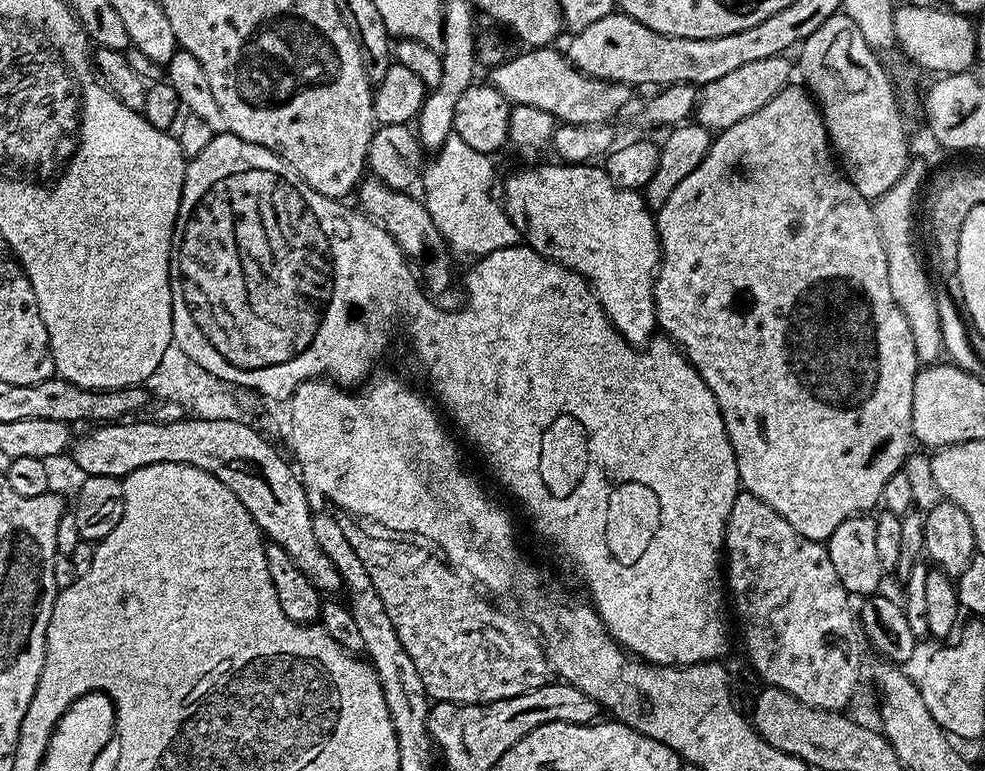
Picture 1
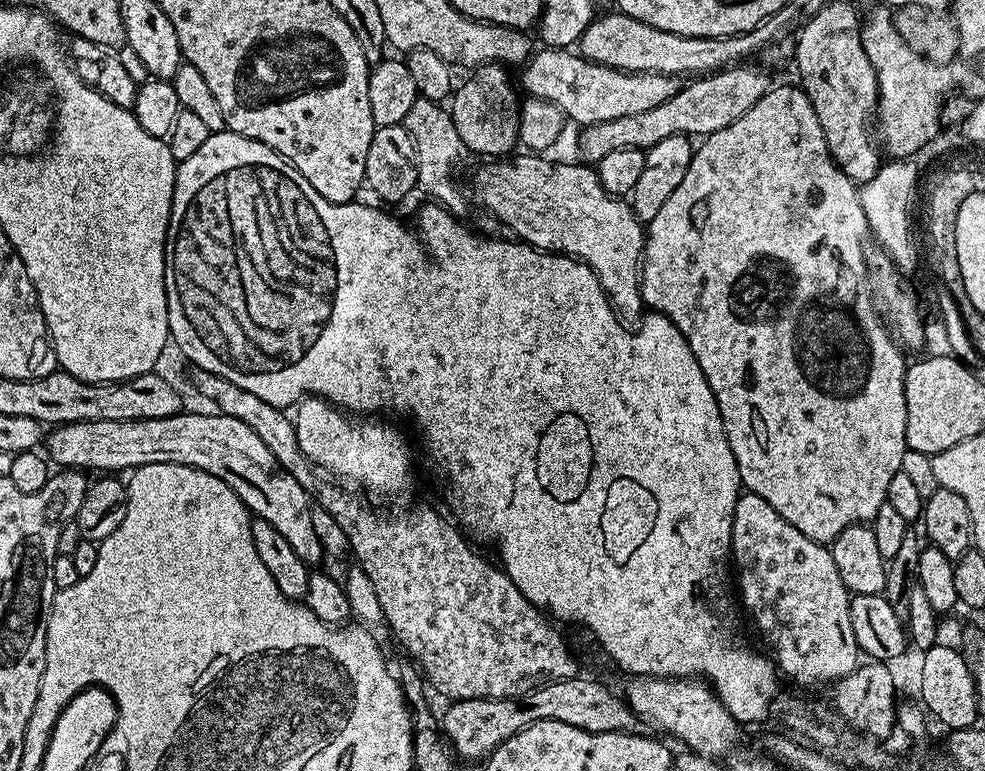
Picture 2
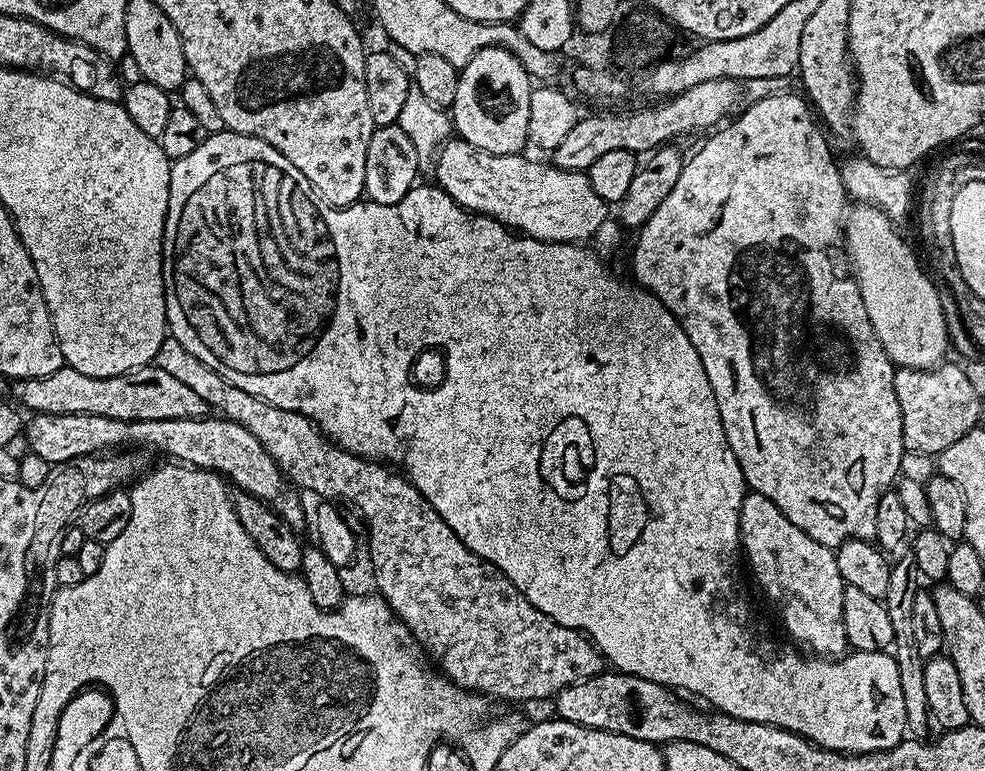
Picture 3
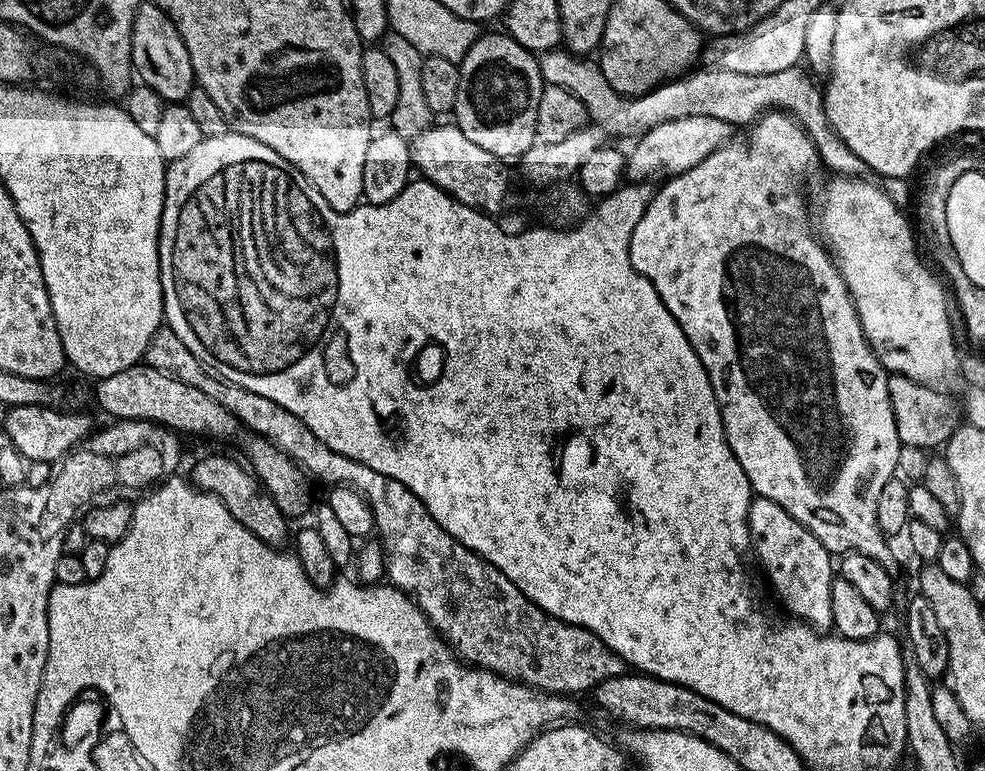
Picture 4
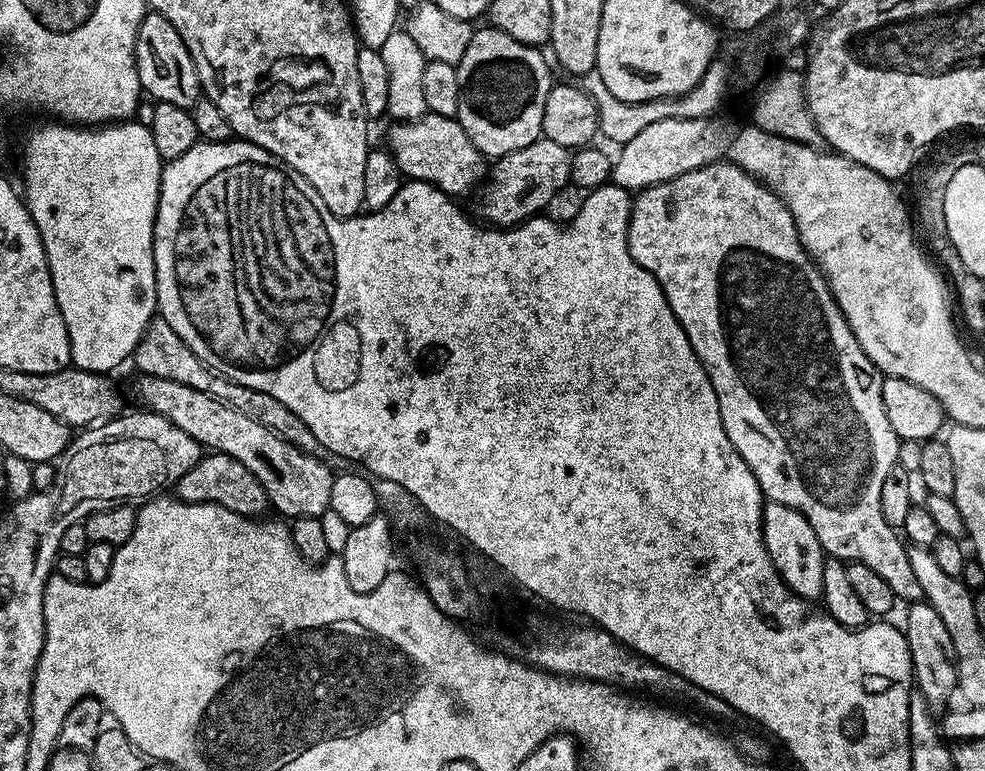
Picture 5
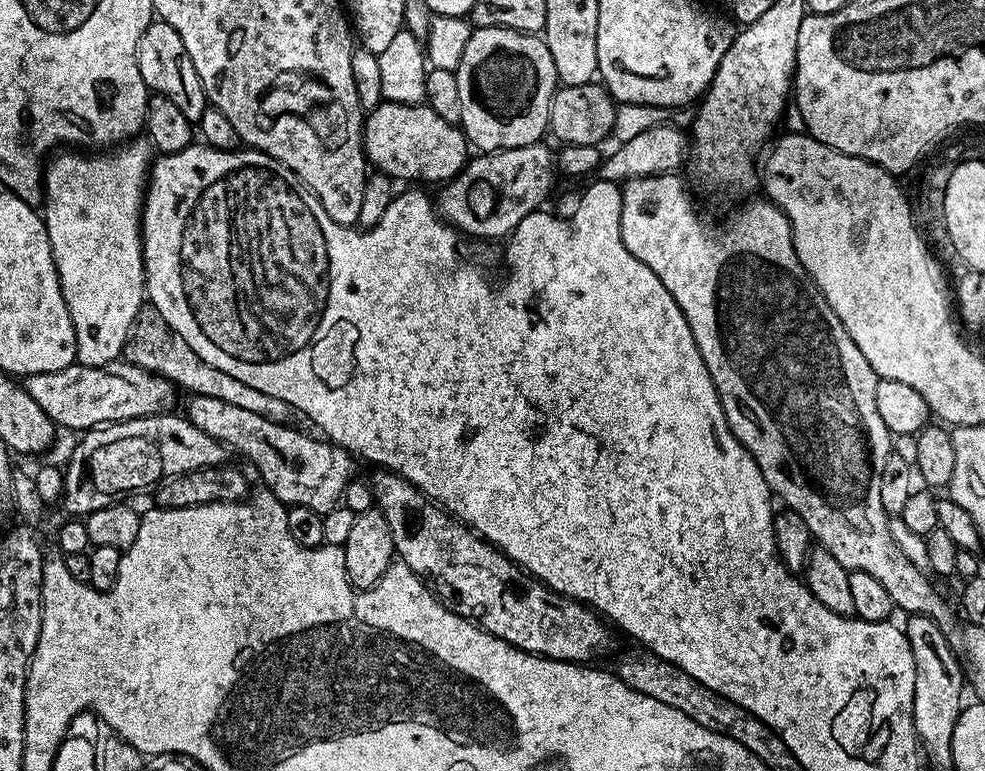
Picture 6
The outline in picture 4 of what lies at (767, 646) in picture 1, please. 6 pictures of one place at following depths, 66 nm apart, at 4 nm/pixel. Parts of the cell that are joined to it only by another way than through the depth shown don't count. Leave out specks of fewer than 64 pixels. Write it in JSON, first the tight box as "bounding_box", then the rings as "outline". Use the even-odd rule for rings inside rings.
{"bounding_box":[748,496,834,630],"outline":[[[756,496],[753,499],[750,510],[748,511],[748,533],[752,539],[751,551],[756,552],[756,556],[760,559],[760,564],[764,567],[764,572],[768,575],[768,580],[772,583],[774,591],[780,595],[780,600],[785,604],[787,611],[795,616],[797,620],[803,620],[806,624],[811,624],[817,630],[828,630],[832,628],[832,614],[830,612],[830,586],[834,579],[834,556],[833,553],[826,550],[826,546],[822,546],[822,542],[818,542],[818,538],[814,538],[814,534],[810,534],[810,530],[806,530],[806,526],[802,526],[802,522],[798,522],[798,518],[794,518],[790,514],[786,514],[786,510],[782,510],[782,506],[778,506],[778,502],[770,502],[770,498],[765,496]]]}

